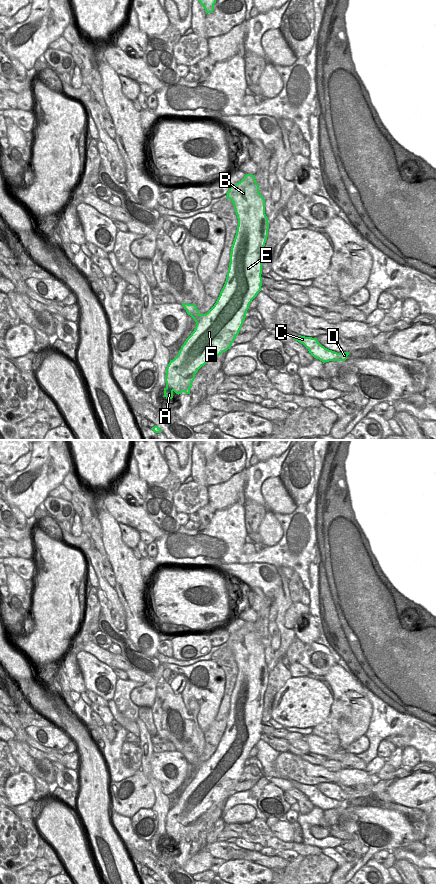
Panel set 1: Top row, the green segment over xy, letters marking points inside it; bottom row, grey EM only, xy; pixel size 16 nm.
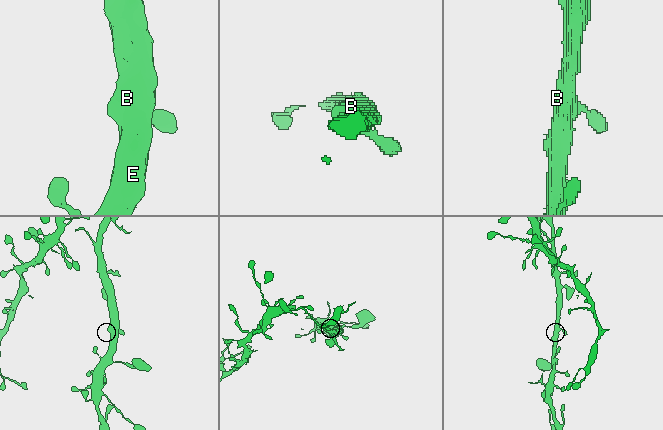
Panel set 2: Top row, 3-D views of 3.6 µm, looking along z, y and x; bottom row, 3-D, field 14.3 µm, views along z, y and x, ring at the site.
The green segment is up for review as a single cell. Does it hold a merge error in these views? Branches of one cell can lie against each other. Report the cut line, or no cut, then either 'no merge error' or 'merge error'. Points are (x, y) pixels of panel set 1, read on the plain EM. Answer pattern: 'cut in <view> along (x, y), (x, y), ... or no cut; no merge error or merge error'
no cut; no merge error

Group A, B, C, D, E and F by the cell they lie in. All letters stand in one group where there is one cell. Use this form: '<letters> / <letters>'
A B C D E F

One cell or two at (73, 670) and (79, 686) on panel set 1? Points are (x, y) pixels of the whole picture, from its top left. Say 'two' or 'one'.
one

